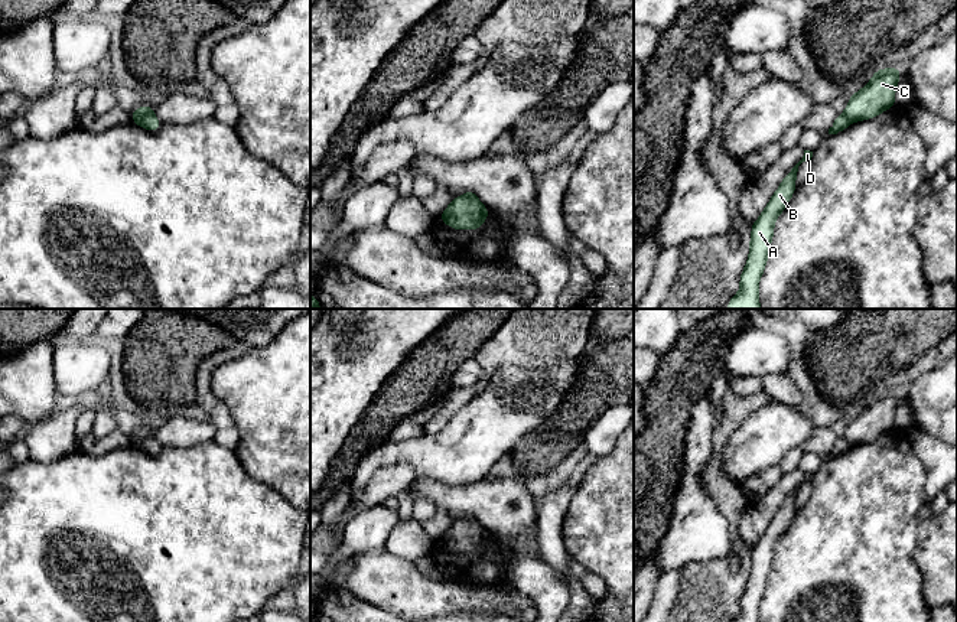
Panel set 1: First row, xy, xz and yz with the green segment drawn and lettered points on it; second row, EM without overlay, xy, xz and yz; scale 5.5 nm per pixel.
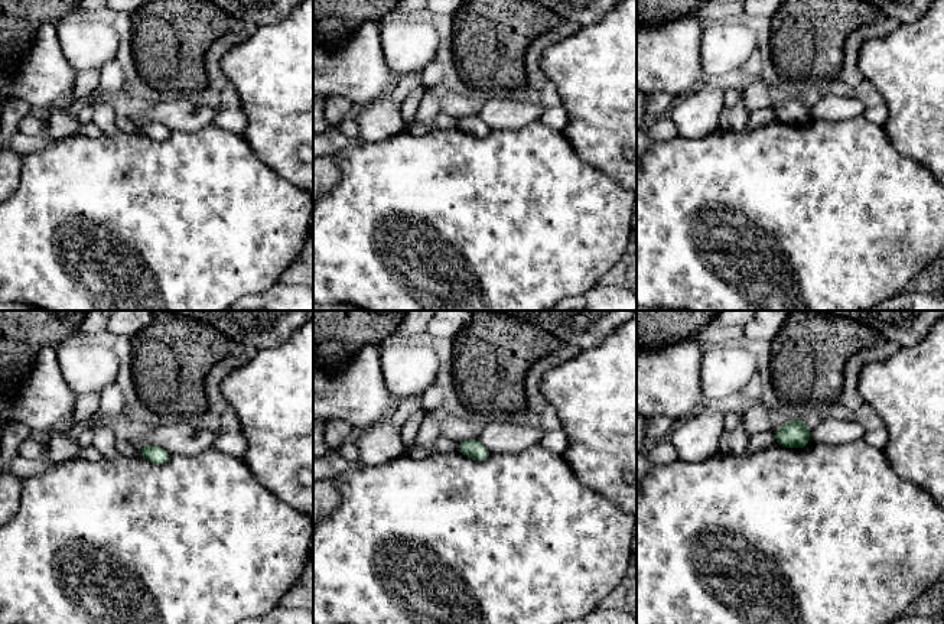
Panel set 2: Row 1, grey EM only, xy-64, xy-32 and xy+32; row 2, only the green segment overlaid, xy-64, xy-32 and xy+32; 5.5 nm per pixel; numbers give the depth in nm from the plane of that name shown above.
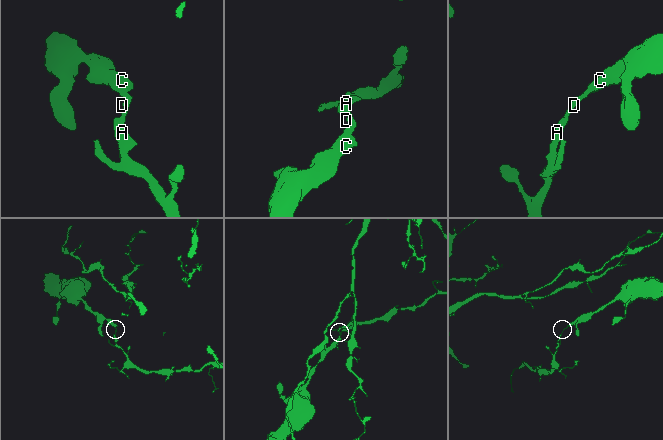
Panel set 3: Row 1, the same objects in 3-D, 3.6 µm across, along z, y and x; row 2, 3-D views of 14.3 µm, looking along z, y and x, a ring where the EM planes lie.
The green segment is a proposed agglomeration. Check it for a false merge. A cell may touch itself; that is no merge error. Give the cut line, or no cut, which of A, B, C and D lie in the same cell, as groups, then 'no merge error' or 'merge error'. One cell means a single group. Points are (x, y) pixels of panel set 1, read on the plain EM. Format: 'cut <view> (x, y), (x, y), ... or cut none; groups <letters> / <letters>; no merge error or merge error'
cut xy (152, 436), (133, 445); groups A B D / C; merge error

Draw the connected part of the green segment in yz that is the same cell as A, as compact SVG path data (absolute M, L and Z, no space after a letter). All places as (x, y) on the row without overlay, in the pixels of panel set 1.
M804 473L803 482L784 499L765 533L752 547L749 580L739 600L740 613L732 622L759 622L758 609L768 586L777 540L784 535L794 518L798 489L811 481L813 475Z

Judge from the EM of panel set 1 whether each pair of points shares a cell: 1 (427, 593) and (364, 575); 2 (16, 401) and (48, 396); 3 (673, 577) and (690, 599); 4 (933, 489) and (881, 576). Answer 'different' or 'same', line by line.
1: same
2: same
3: different
4: different

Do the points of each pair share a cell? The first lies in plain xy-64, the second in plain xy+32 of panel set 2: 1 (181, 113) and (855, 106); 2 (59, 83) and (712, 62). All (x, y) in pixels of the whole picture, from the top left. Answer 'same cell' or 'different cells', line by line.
1: same cell
2: different cells

